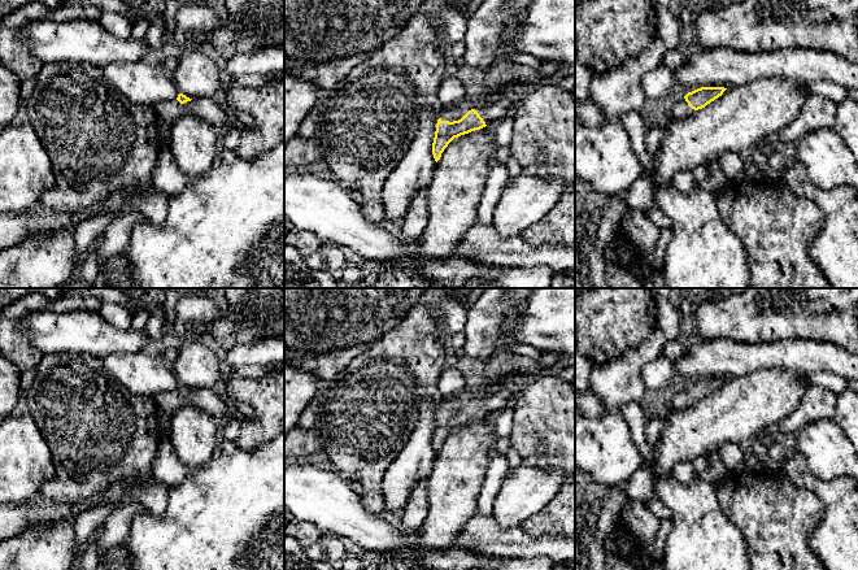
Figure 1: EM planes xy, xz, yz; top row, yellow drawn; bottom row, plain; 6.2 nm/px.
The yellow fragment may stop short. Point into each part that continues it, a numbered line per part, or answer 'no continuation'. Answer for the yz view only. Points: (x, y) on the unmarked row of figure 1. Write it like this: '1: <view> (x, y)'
1: yz (680, 400)

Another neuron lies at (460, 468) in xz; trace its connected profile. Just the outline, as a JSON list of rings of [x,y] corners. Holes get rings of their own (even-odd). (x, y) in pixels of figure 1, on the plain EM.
[[[492,417],[454,428],[436,453],[432,473],[427,480],[427,517],[417,532],[415,541],[421,553],[448,551],[463,525],[476,513],[478,497],[485,479],[489,452],[497,436]]]

